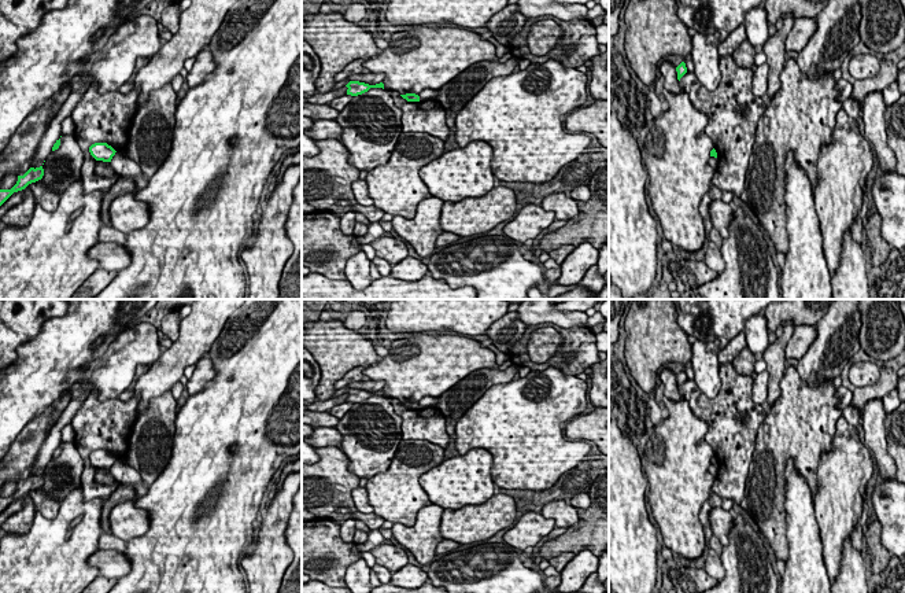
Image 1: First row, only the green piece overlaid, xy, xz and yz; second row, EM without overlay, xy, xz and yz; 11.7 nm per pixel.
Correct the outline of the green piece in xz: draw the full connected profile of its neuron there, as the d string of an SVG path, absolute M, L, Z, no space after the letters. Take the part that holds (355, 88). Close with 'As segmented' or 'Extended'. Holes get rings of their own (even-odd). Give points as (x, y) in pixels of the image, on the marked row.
M350 81L346 86L348 88L347 95L351 95L351 96L362 95L362 93L367 92L370 88L383 88L384 89L383 82L376 84L376 85L369 85L369 84L359 82L359 81Z. As segmented

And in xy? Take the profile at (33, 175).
M43 166L40 167L30 167L23 176L18 176L16 184L11 189L0 189L0 206L14 194L18 191L25 189L29 184L41 180L44 176Z. As segmented

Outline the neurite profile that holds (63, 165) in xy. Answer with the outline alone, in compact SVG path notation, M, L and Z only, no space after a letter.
M62 135L58 150L51 151L43 165L43 178L52 180L52 188L63 194L66 188L81 178L84 152L73 135Z

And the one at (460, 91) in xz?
M516 56L505 63L499 60L477 62L446 82L439 89L436 99L444 110L458 114L491 78L511 74L518 63L520 59Z

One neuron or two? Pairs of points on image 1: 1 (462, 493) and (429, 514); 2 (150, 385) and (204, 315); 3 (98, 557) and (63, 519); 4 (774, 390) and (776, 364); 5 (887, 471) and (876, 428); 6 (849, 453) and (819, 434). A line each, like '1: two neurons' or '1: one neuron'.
1: two neurons
2: one neuron
3: two neurons
4: one neuron
5: one neuron
6: two neurons

